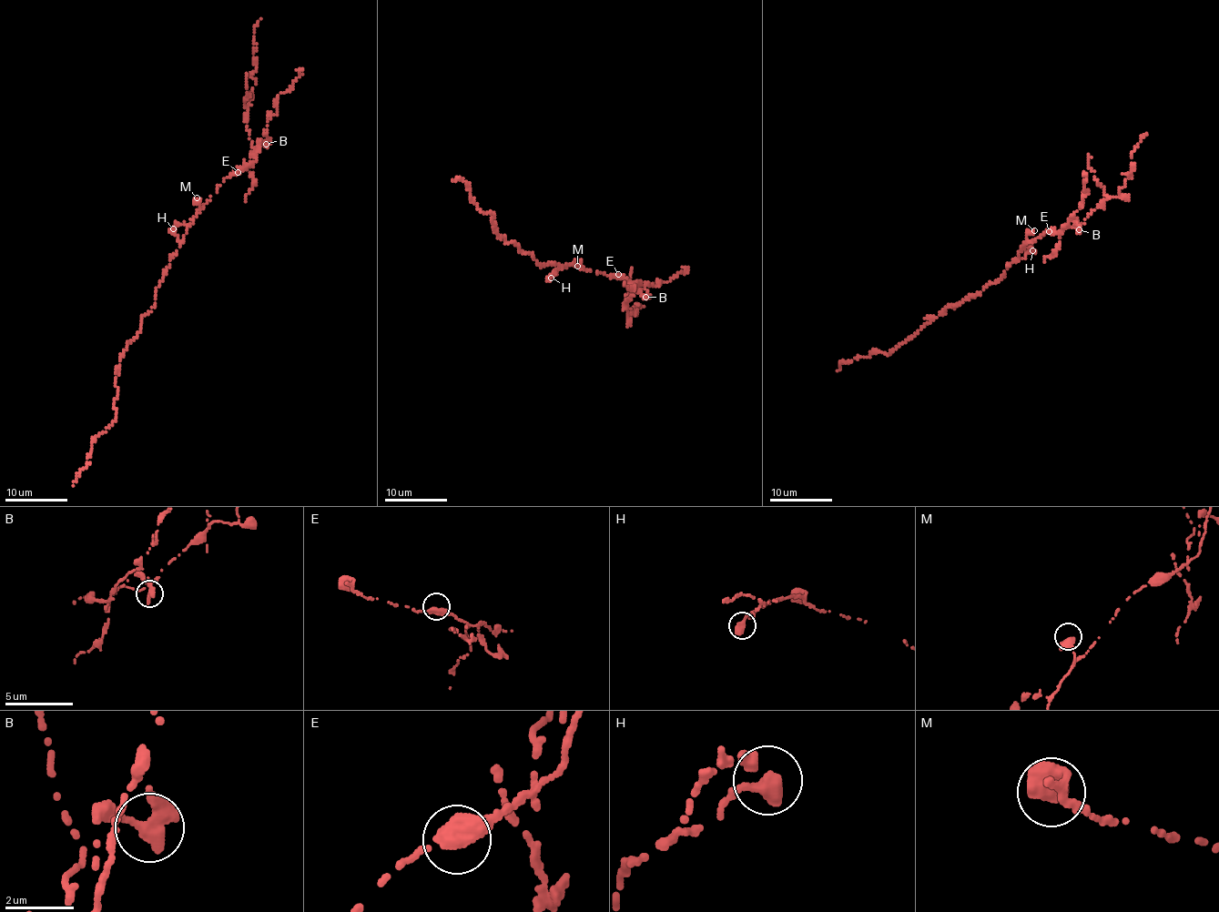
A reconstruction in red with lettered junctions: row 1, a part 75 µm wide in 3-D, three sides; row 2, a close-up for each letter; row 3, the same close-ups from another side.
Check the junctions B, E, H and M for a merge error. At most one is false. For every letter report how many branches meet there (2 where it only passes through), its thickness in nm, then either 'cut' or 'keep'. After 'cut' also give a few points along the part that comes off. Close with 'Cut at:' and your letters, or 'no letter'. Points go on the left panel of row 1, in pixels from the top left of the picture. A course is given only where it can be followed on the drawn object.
B: branches 2; calibre 400 nm; cut; course (267, 143), (257, 142), (253, 152), (247, 121), (249, 93), (255, 85), (255, 27), (260, 18)
E: branches 2; calibre 400 nm; keep
H: branches 2; calibre 360 nm; keep
M: branches 1; calibre 550 nm; keep
Cut at: B

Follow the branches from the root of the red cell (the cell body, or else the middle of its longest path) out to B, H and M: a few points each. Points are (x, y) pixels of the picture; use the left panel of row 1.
B: (178, 239), (176, 227), (187, 225), (223, 180), (240, 173), (256, 160), (265, 135), (267, 143)
H: (178, 239), (173, 228)
M: (178, 239), (175, 229), (193, 220), (199, 209), (197, 197)

